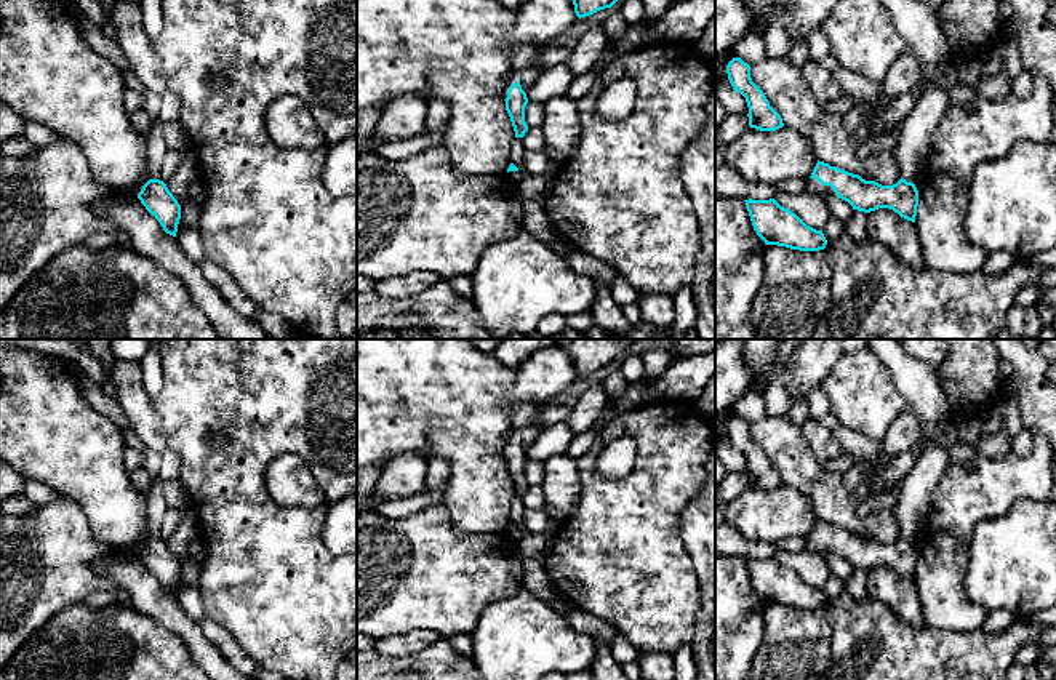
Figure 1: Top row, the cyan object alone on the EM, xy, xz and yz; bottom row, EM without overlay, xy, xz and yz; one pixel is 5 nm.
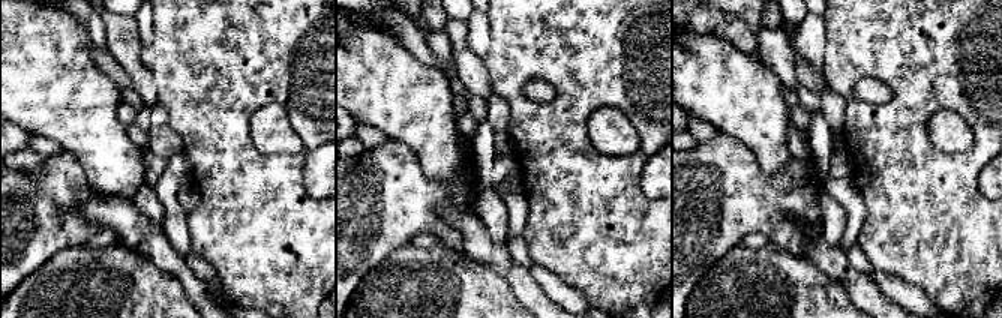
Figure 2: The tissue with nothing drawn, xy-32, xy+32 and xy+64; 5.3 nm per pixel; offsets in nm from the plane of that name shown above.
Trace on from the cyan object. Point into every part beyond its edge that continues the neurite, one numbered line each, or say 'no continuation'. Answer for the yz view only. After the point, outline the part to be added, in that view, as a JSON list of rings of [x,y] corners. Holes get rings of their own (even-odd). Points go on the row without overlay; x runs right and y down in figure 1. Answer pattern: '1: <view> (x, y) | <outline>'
1: yz (813, 544) | [[[810,536],[806,539],[806,549],[813,554],[824,555],[827,552],[835,554],[834,547],[830,544],[822,544],[818,538]]]

